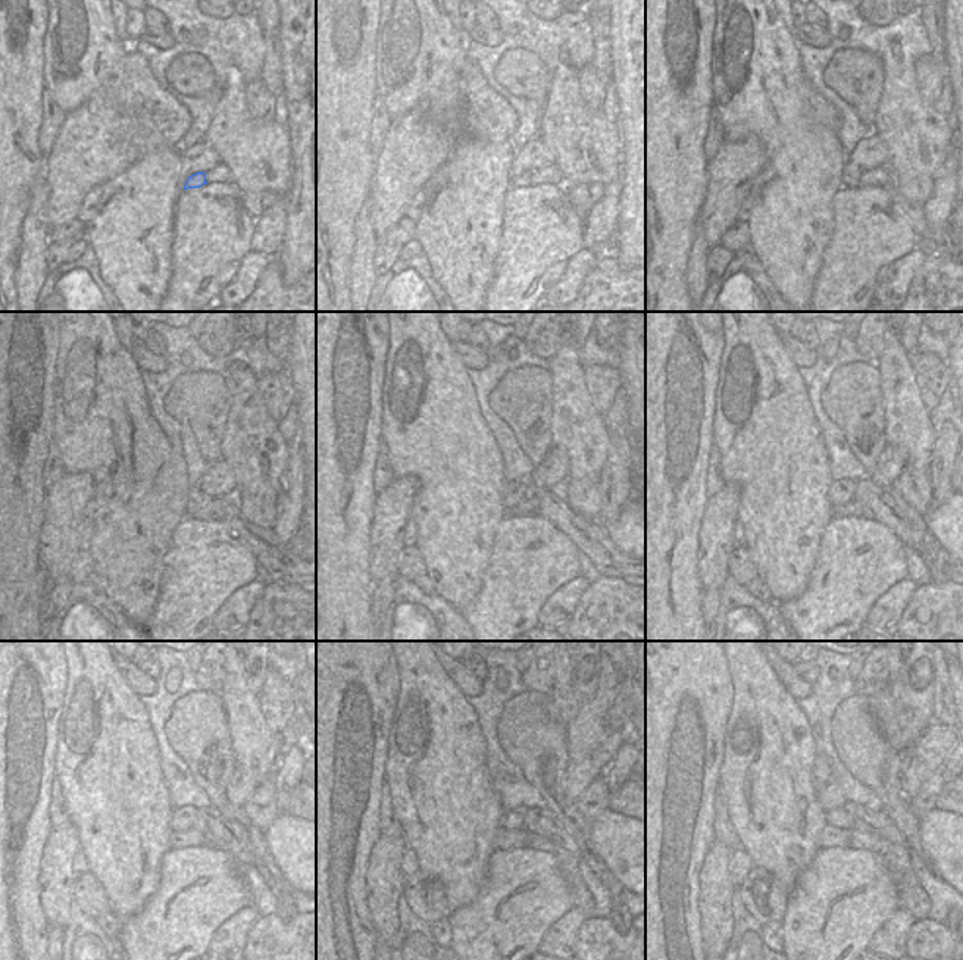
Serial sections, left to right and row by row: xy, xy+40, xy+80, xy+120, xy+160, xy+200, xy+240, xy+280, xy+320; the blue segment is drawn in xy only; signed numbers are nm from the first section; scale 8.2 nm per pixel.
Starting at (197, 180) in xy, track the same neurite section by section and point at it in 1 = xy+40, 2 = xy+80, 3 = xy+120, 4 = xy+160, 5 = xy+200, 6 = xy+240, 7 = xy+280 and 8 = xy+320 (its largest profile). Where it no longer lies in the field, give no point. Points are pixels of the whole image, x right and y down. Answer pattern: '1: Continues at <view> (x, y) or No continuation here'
1: Continues at xy+40 (524, 180)
2: Continues at xy+80 (851, 172)
3: Continues at xy+120 (196, 497)
4: Continues at xy+160 (513, 493)
5: Continues at xy+200 (841, 491)
6: Continues at xy+240 (183, 819)
7: Continues at xy+280 (513, 819)
8: Continues at xy+320 (843, 818)

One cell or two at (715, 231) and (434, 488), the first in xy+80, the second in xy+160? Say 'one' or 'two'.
two

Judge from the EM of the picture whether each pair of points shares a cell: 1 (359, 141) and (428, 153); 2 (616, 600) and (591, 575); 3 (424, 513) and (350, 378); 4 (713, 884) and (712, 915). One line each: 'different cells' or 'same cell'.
1: different cells
2: different cells
3: different cells
4: same cell

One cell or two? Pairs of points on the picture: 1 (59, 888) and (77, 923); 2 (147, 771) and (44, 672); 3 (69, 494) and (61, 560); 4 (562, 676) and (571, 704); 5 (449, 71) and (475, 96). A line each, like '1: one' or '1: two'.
1: two
2: two
3: one
4: two
5: two

